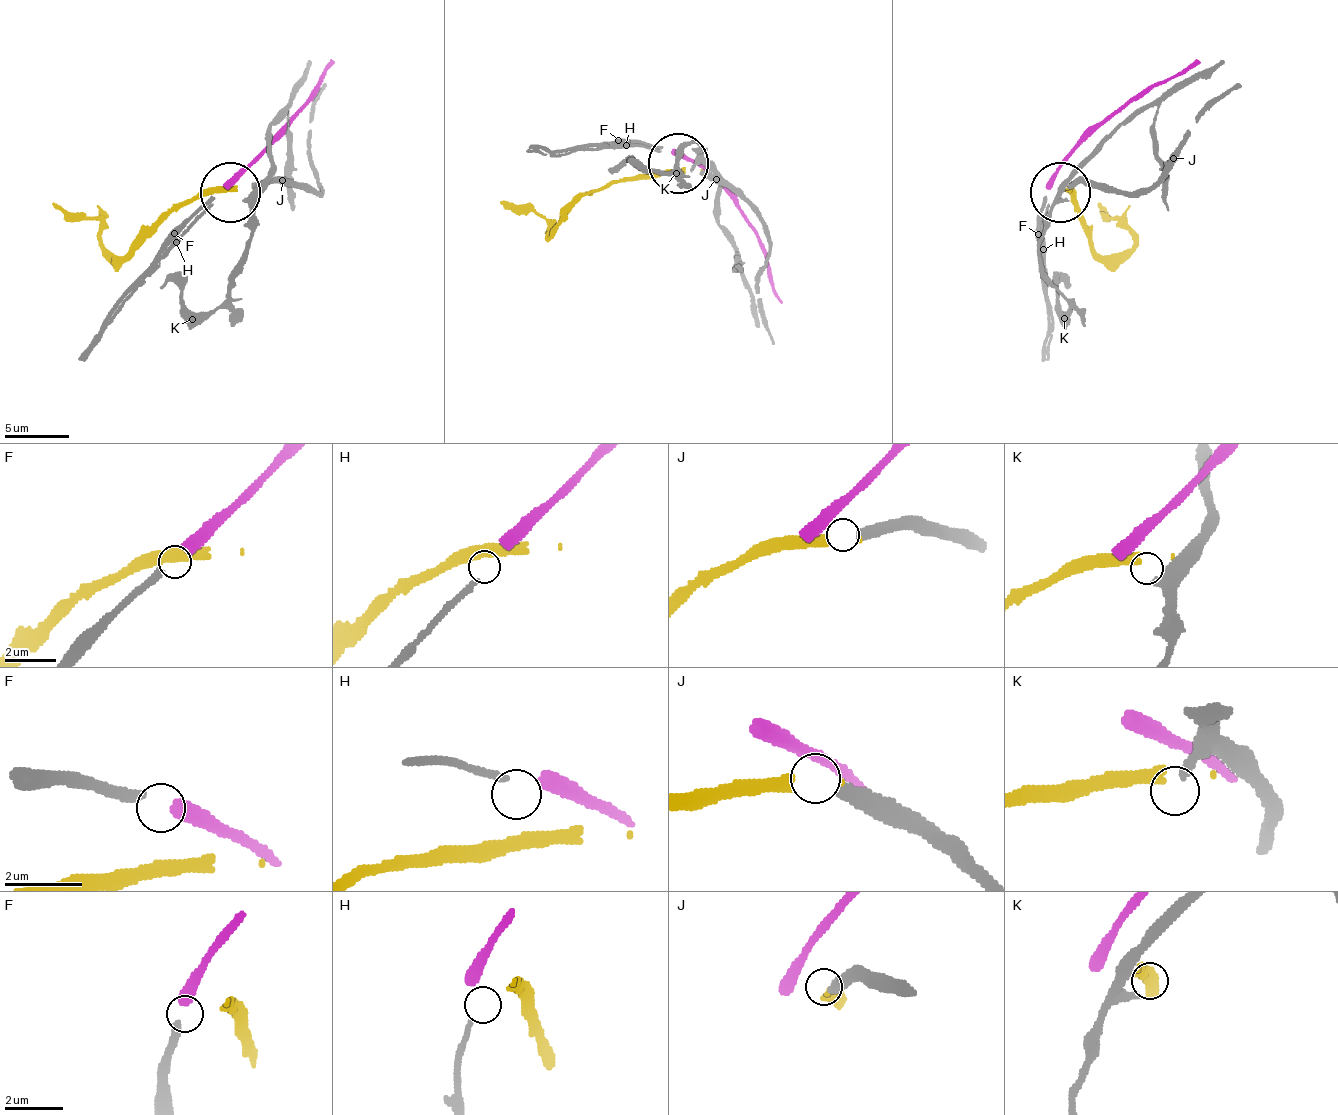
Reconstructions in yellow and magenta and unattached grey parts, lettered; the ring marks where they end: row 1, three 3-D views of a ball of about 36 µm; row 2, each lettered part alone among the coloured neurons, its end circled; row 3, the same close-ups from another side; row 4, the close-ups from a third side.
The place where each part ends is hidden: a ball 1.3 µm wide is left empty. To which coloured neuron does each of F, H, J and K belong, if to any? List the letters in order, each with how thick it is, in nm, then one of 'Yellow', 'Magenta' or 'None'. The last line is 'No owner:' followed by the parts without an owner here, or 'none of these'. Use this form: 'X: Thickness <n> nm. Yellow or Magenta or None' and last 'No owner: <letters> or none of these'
F: Thickness 280 nm. Magenta
H: Thickness 180 nm. None
J: Thickness 400 nm. Yellow
K: Thickness 260 nm. None
No owner: H, K

